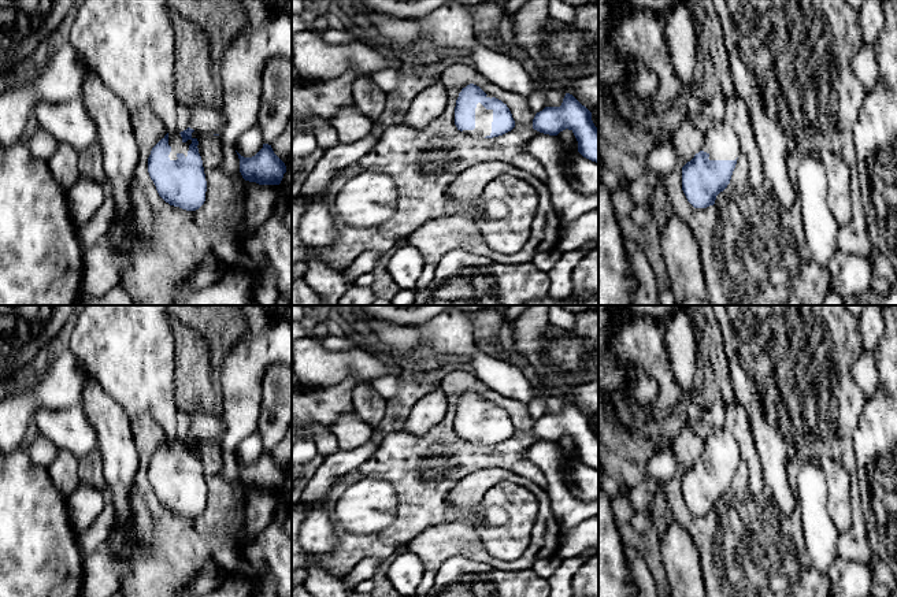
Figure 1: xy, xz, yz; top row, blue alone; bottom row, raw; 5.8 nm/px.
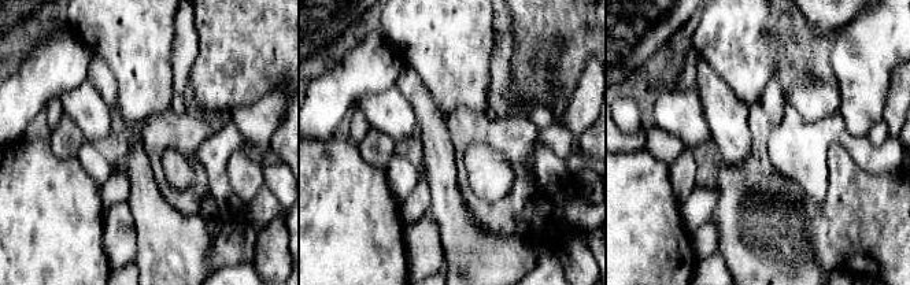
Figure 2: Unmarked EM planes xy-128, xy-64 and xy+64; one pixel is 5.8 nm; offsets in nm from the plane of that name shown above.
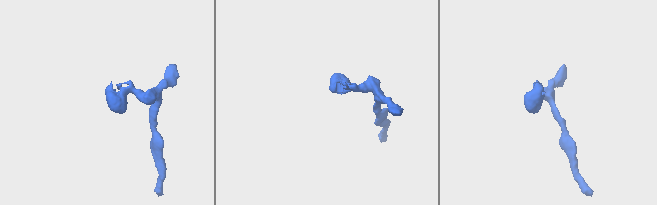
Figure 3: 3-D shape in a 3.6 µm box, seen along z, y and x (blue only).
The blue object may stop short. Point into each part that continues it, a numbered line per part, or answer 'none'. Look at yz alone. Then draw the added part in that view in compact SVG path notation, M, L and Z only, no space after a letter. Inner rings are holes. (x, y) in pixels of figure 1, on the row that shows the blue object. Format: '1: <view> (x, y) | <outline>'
1: yz (721, 143) | M719 120L707 131L703 151L709 155L709 160L735 160L740 155L740 142L735 133Z

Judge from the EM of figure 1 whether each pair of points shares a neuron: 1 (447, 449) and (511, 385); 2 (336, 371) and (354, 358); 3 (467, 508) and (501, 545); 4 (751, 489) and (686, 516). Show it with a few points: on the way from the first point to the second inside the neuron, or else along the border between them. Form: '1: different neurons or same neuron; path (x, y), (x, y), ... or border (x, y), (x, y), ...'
1: different neurons; border (474, 375), (501, 395), (526, 403)
2: same neuron; path (340, 367), (349, 362)
3: different neurons; border (478, 523), (478, 537), (489, 553)
4: same neuron; path (742, 508), (725, 526), (705, 526)

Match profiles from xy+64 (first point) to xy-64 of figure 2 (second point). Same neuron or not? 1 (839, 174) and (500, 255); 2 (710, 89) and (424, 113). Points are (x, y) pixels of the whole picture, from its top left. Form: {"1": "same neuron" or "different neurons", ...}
{"1": "different neurons", "2": "same neuron"}

